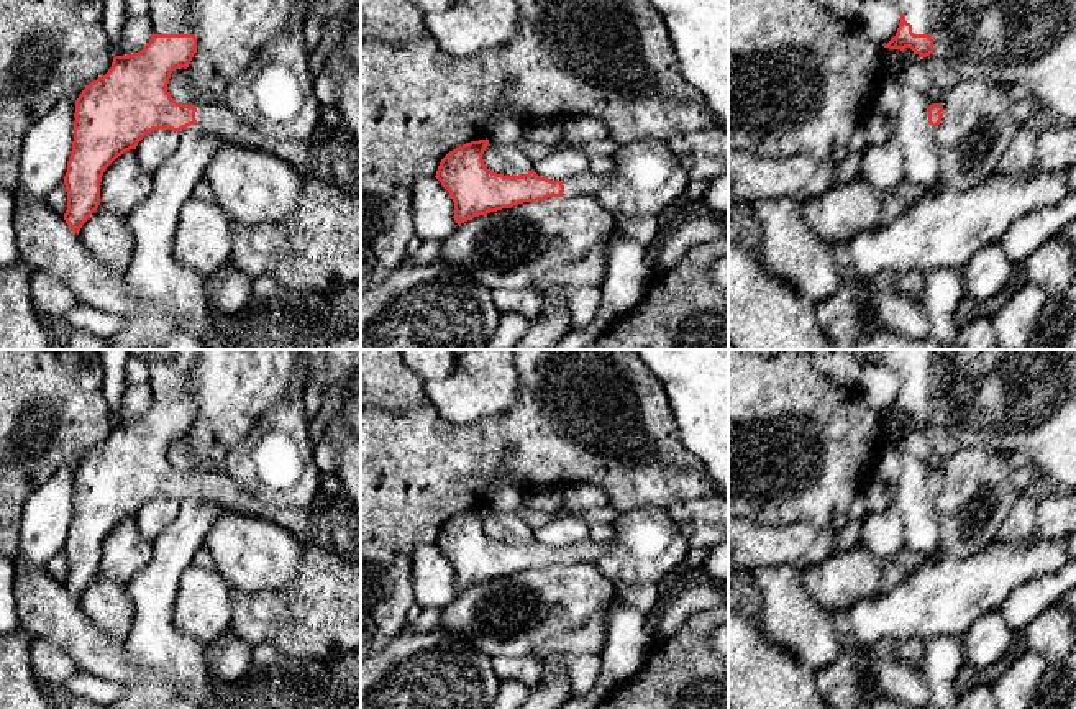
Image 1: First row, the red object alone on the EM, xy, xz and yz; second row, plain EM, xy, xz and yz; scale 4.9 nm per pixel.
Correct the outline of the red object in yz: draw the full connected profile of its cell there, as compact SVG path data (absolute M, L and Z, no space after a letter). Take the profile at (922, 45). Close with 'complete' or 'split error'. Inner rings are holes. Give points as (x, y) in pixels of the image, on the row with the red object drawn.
M892 0L900 10L900 23L896 36L884 44L889 49L910 48L920 57L933 54L930 26L932 0Z | split error

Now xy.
M148 0L153 34L149 43L128 56L115 56L108 72L90 82L75 100L72 151L64 185L67 192L66 223L79 235L82 225L100 205L100 182L105 169L123 153L136 149L153 130L180 131L197 126L217 138L271 153L300 174L317 172L326 166L326 149L308 141L276 140L241 121L228 107L210 102L177 103L167 92L174 69L187 69L197 53L195 26L190 21L195 0Z | split error

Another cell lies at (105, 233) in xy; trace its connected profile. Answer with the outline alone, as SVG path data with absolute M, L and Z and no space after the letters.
M103 205L89 217L79 231L85 249L115 274L126 274L134 240L126 225L126 215L107 210Z

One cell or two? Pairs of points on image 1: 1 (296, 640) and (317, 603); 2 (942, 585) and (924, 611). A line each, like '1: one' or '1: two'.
1: one
2: one

